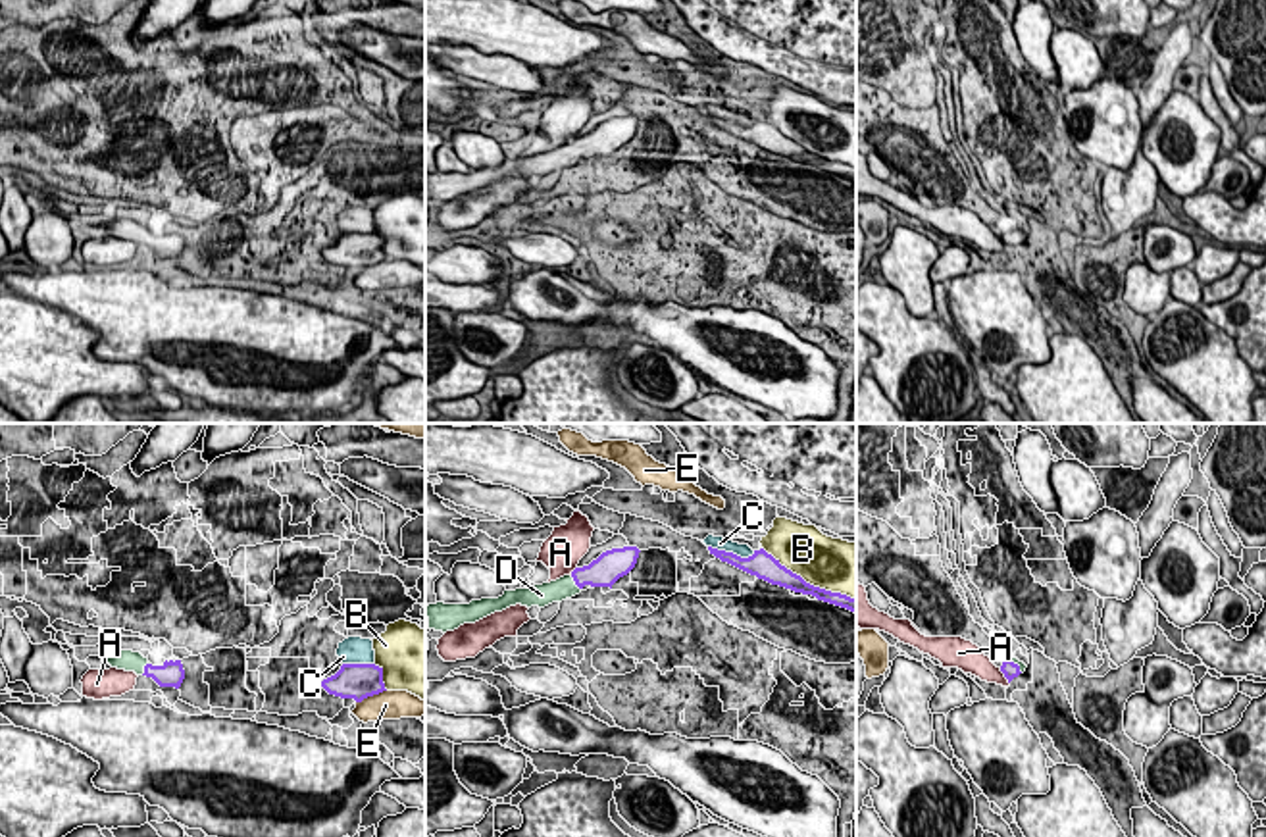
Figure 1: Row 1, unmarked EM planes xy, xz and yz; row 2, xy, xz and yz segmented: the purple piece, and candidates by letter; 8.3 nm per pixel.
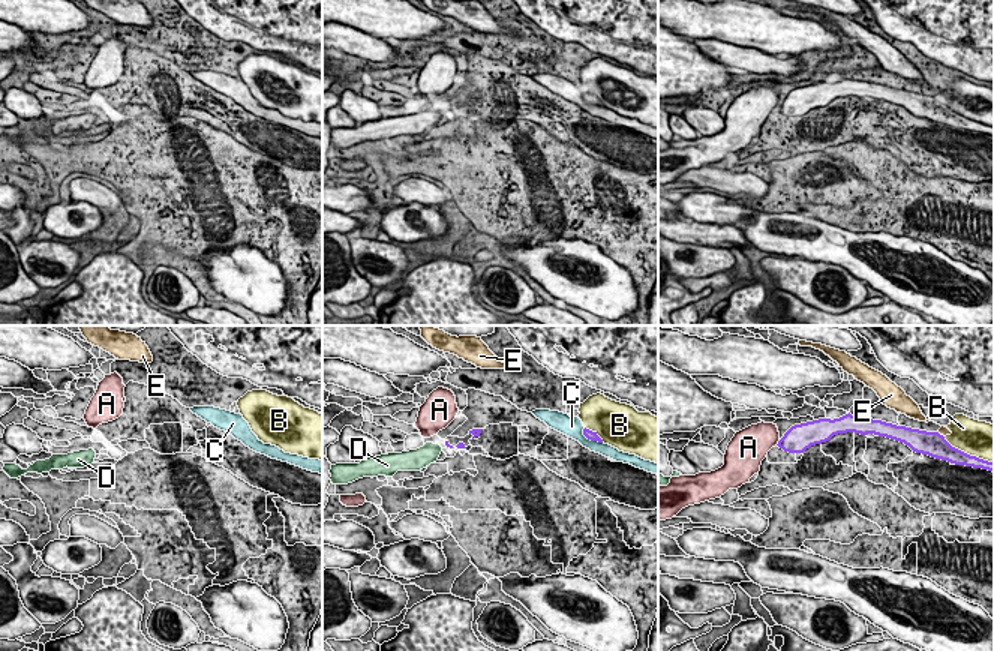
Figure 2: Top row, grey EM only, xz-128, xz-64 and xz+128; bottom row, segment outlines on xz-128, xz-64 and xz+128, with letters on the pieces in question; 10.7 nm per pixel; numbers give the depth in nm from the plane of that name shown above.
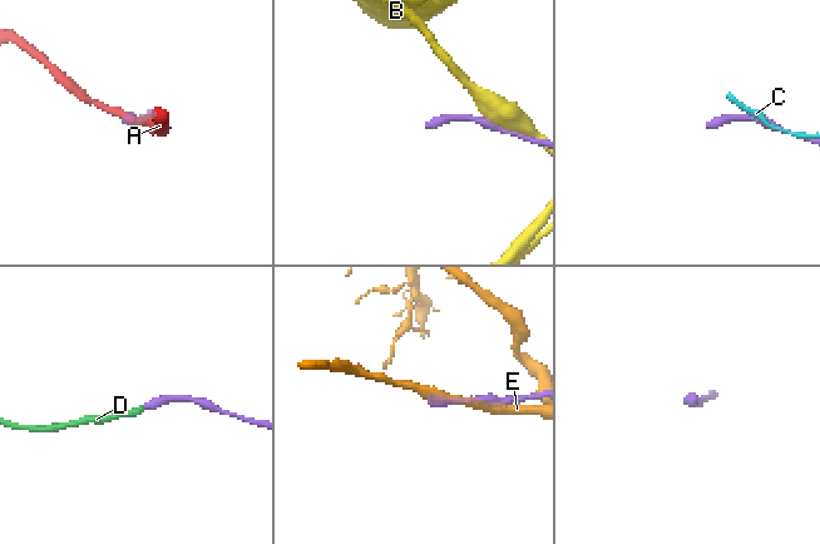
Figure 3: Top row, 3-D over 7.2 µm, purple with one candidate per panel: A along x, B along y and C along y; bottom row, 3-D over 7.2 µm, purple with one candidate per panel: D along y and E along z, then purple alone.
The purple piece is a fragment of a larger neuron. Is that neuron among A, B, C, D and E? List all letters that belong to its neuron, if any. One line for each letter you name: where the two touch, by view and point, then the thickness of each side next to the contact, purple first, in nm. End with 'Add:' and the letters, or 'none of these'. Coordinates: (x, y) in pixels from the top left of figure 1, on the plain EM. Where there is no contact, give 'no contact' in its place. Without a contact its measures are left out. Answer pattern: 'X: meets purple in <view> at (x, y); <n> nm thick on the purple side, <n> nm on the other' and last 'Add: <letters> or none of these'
D: meets purple in xy at (145, 237); 220 nm thick on the purple side, 170 nm on the other
Add: D

